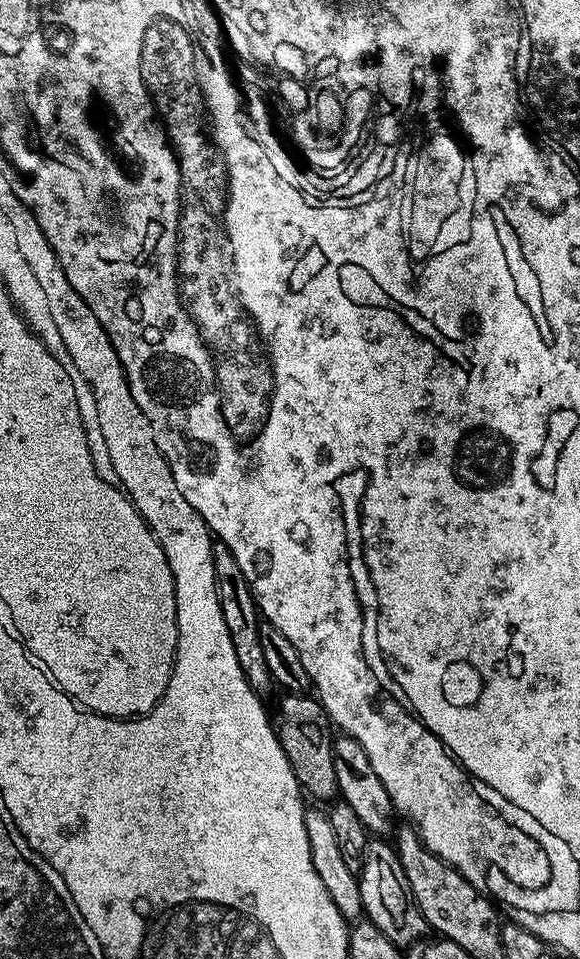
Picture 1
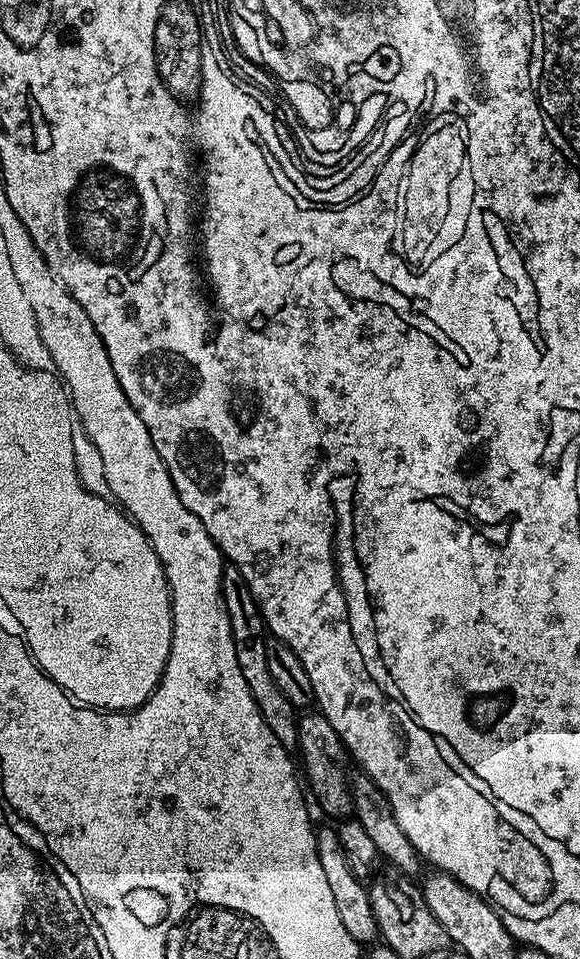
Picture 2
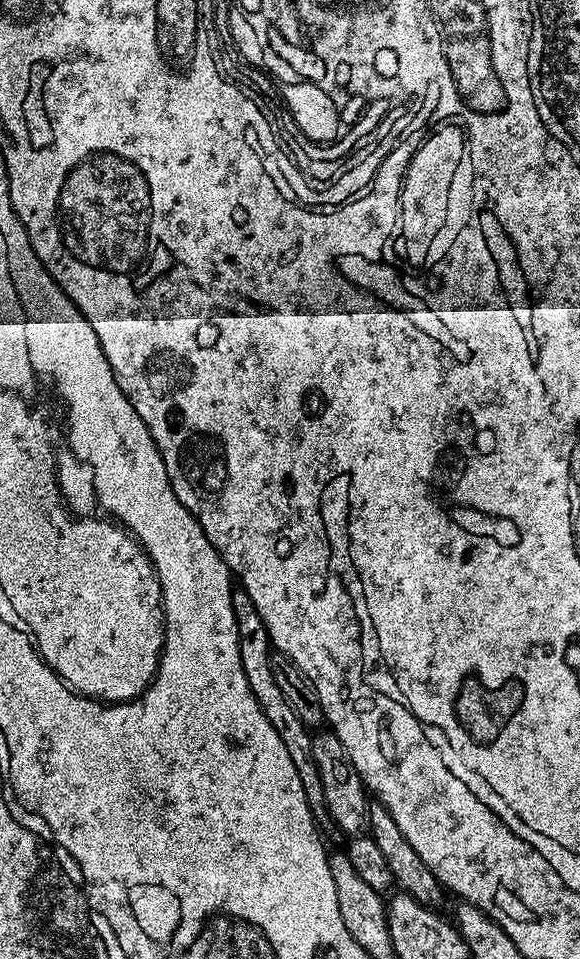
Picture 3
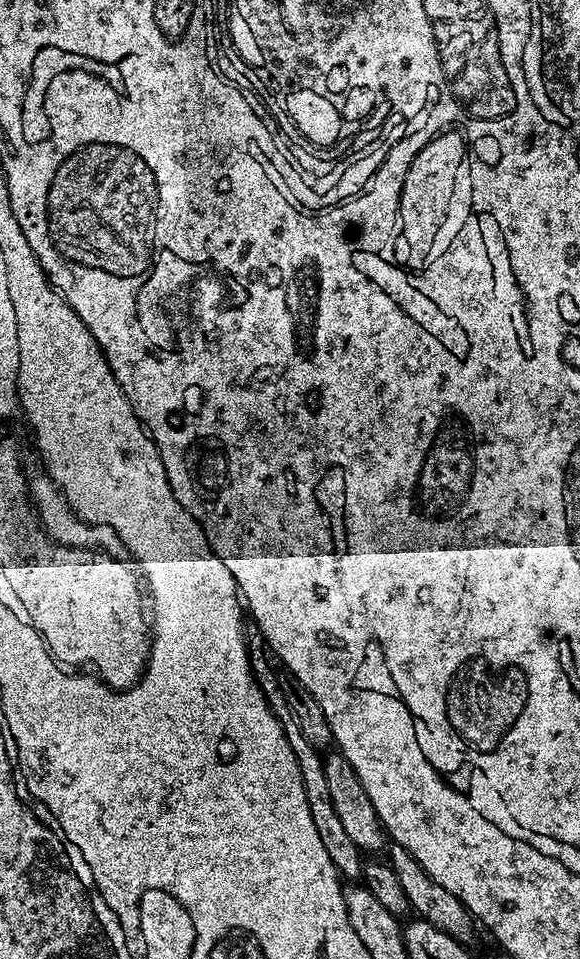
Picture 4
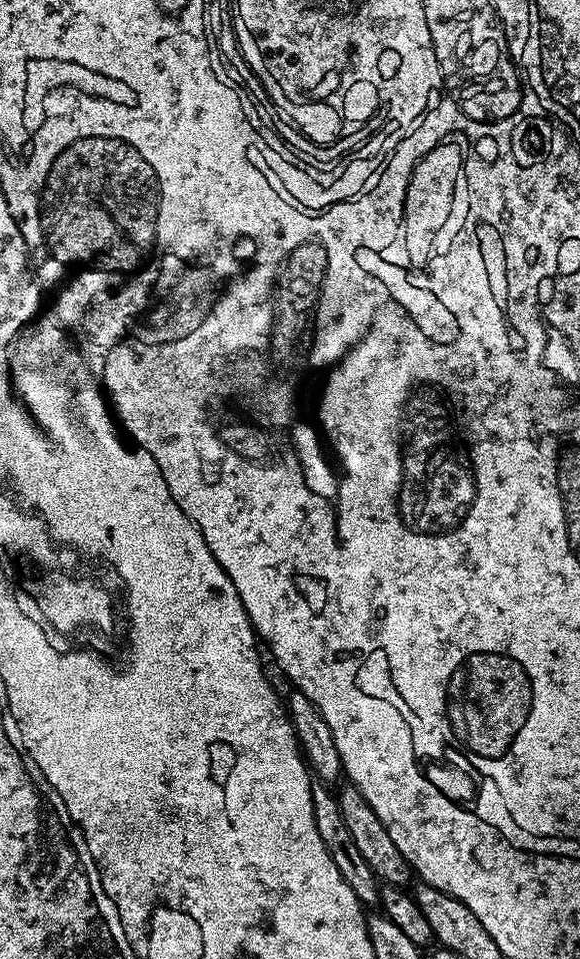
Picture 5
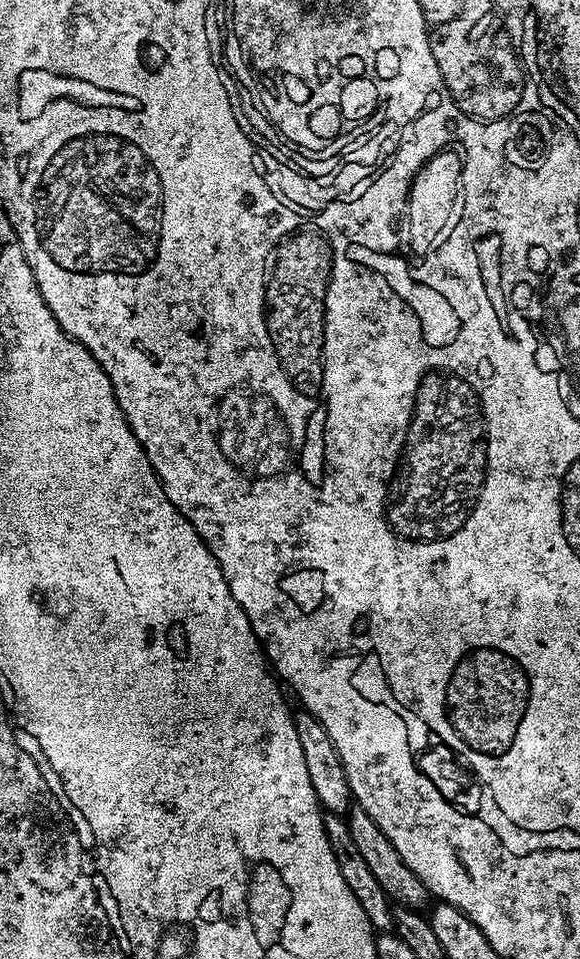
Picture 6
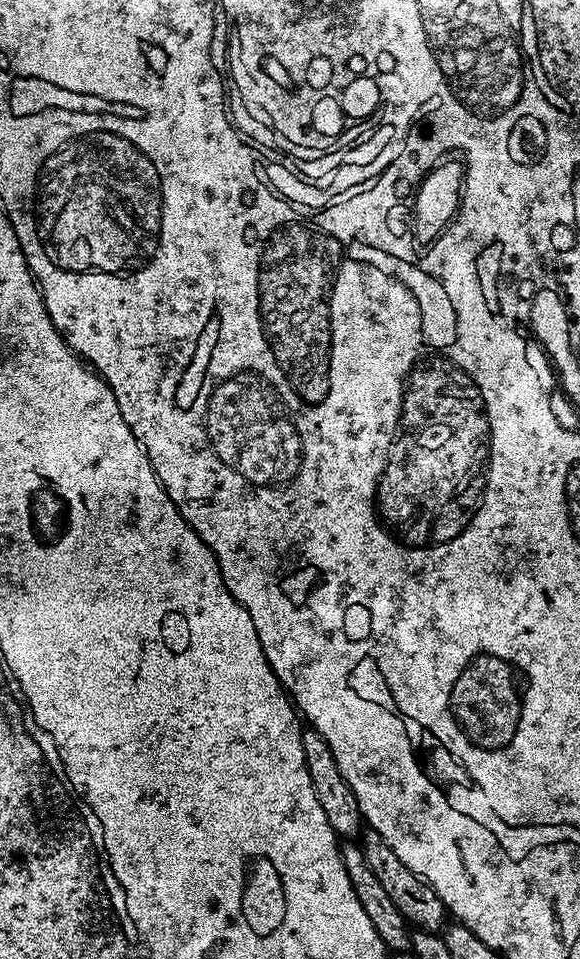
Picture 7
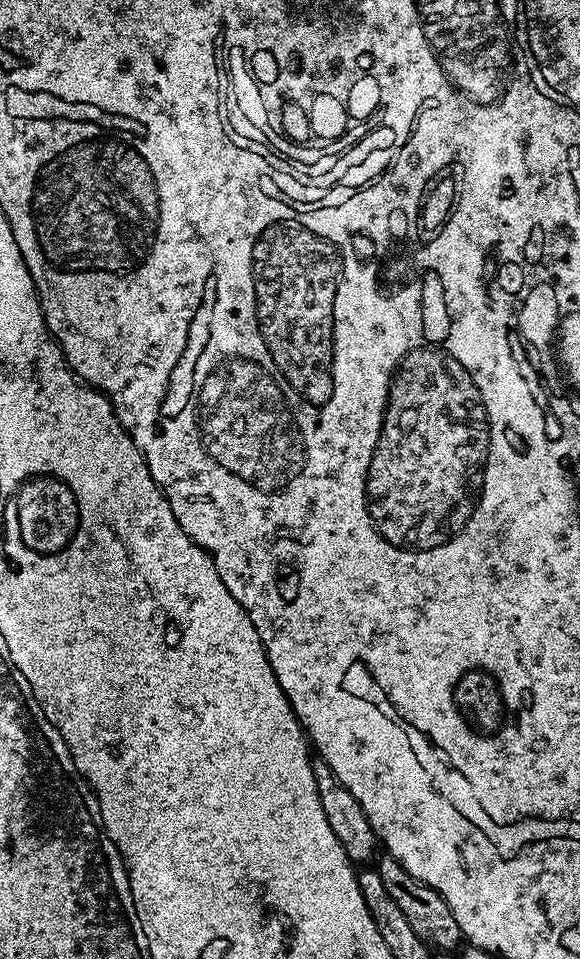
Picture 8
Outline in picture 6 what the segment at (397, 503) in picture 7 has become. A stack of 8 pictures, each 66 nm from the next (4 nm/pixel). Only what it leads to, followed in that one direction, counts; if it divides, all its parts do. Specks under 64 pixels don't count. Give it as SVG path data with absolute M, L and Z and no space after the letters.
M439 370L420 380L408 437L386 501L388 525L405 540L445 540L460 531L472 510L488 466L480 397L460 376Z

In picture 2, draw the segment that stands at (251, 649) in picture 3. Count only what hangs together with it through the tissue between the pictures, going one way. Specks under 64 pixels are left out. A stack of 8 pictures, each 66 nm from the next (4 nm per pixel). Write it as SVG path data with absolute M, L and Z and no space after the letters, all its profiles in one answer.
M225 563L220 593L224 596L226 614L230 618L234 650L238 654L238 670L242 670L242 678L246 678L246 686L250 686L250 694L270 734L274 734L274 738L278 738L278 742L282 742L282 746L290 754L295 753L298 749L298 734L300 733L298 710L288 701L286 694L282 694L278 682L274 682L274 677L270 675L270 662L266 662L264 617L260 615L260 607L256 605L256 599L246 578L242 578L242 570L238 570L236 565Z

